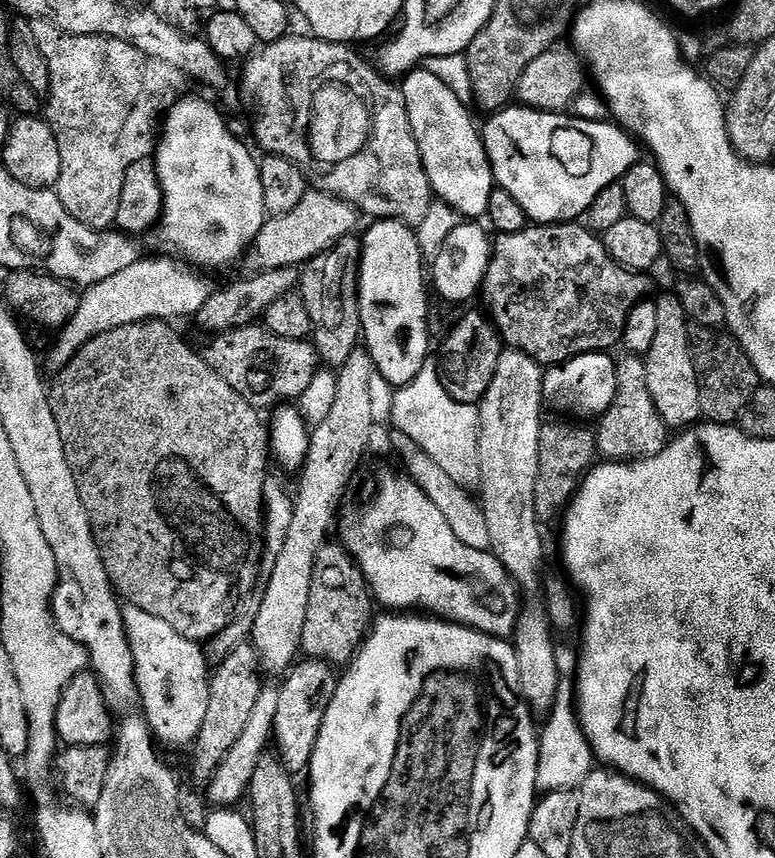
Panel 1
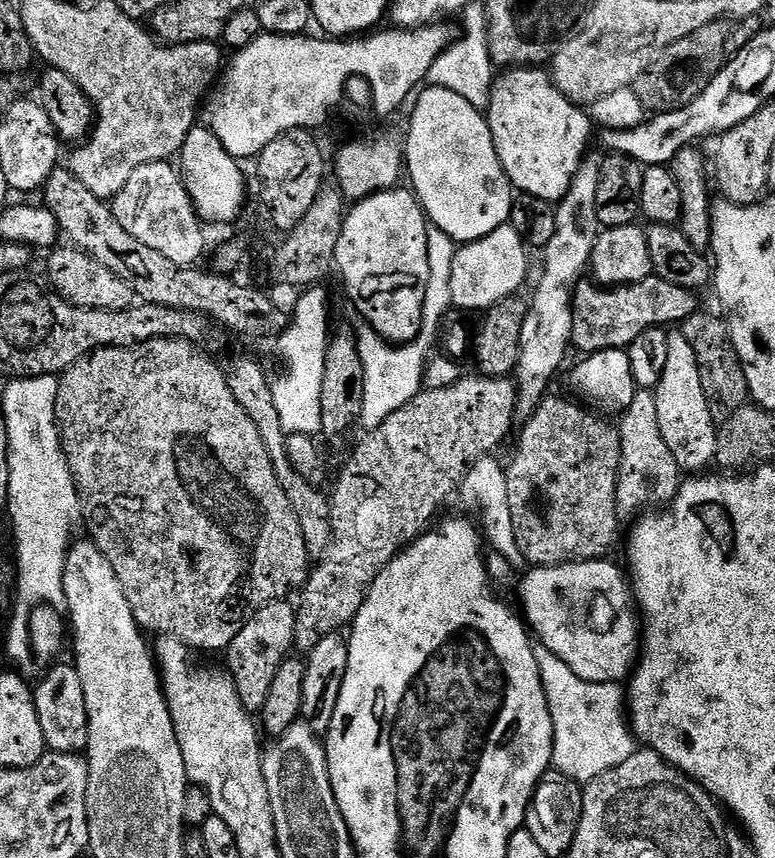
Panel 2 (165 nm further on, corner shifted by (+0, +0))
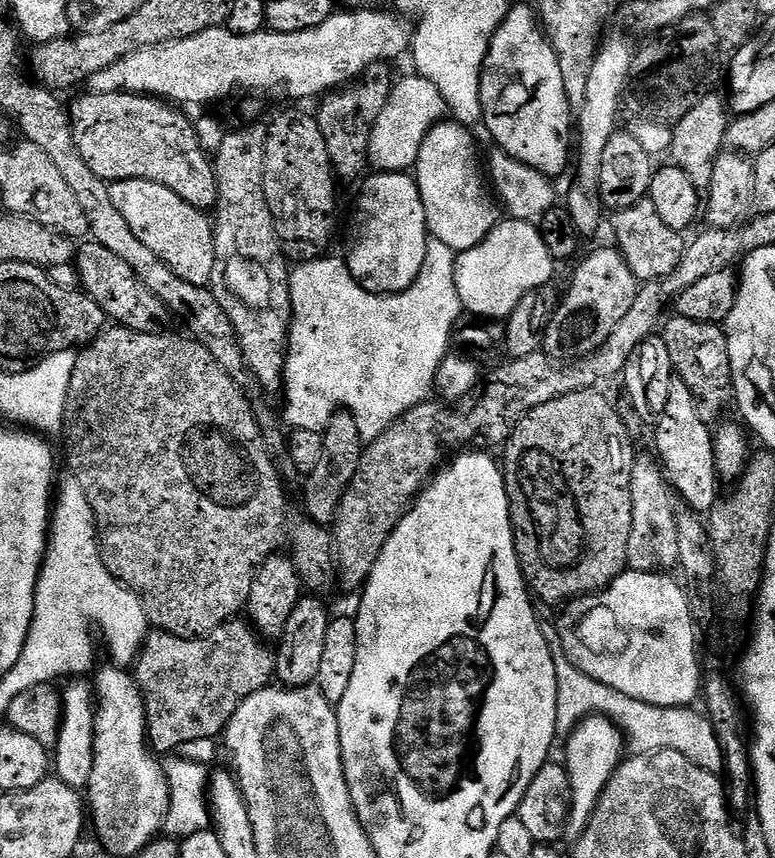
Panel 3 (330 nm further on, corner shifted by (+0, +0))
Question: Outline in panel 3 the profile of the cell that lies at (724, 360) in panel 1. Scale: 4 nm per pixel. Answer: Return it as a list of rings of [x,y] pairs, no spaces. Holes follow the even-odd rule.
[[[673,315],[671,319],[663,321],[662,335],[666,350],[670,350],[675,379],[683,382],[686,390],[690,390],[690,394],[694,396],[694,406],[698,406],[698,418],[702,418],[702,422],[709,426],[715,425],[721,419],[719,416],[723,414],[724,407],[731,405],[734,400],[728,335],[718,324],[694,322],[690,318],[677,315]]]

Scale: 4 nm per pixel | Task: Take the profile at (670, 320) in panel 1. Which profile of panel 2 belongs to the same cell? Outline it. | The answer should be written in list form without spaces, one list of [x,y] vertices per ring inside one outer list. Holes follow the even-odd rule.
[[[683,331],[668,332],[666,370],[662,370],[662,378],[654,391],[658,402],[658,426],[666,446],[670,446],[670,454],[674,454],[674,462],[678,462],[681,473],[703,473],[700,471],[716,459],[718,425],[710,418],[698,358],[694,358],[694,350],[690,342],[686,342]]]

